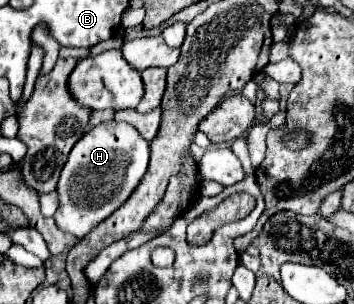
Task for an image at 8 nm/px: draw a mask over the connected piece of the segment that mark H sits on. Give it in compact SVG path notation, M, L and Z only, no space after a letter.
M105 122L83 134L83 138L73 146L59 184L59 208L55 212L57 226L81 240L101 224L105 216L111 216L127 198L133 188L141 182L141 176L149 166L149 142L125 122Z

